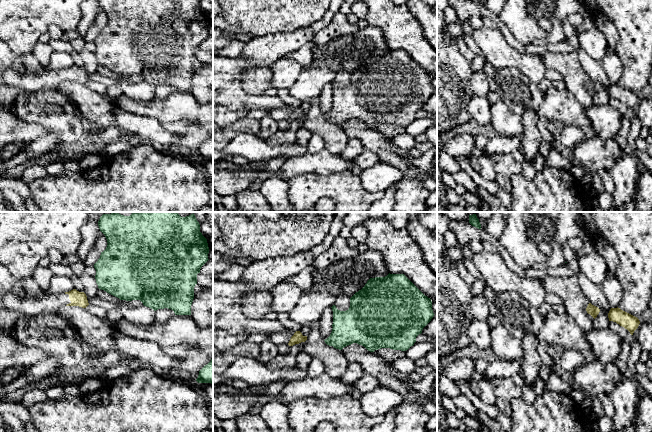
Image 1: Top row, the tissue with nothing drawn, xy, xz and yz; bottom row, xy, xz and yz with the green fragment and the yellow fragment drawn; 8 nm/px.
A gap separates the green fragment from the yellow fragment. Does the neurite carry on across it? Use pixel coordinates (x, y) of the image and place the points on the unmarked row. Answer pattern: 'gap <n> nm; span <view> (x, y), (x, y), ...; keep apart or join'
gap 120 nm; span xy (98, 63), (85, 70); keep apart

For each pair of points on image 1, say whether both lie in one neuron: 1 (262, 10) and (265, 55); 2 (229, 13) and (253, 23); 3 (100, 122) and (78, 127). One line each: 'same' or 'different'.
1: different
2: same
3: different

